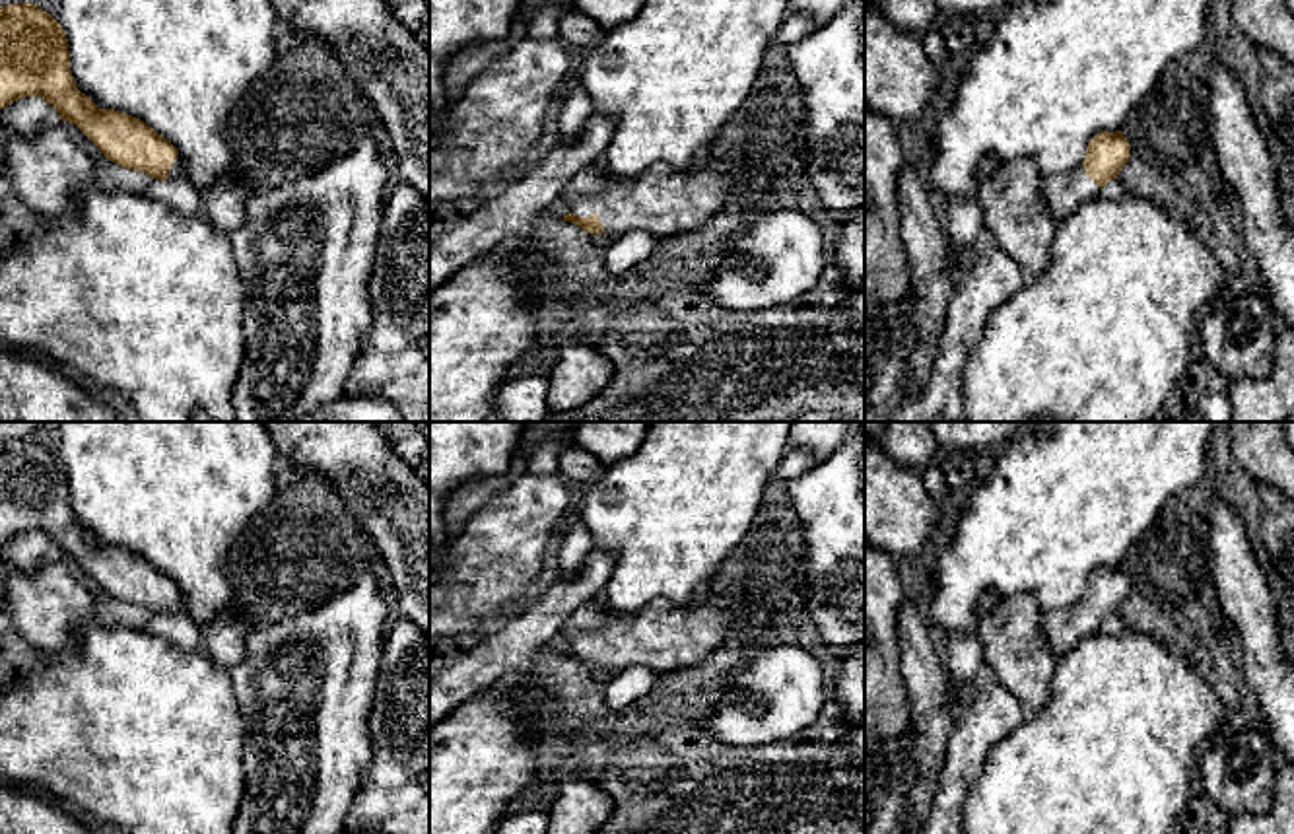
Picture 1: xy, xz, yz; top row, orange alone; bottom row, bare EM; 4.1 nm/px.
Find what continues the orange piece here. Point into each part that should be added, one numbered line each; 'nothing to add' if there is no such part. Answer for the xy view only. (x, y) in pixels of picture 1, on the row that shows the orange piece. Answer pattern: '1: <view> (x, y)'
1: xy (177, 170)

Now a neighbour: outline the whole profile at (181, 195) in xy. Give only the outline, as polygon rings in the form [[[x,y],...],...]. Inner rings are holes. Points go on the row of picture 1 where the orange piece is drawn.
[[[153,179],[146,191],[148,196],[157,200],[167,200],[183,214],[200,214],[200,194],[198,191],[187,183],[187,181],[175,181],[175,179]]]

